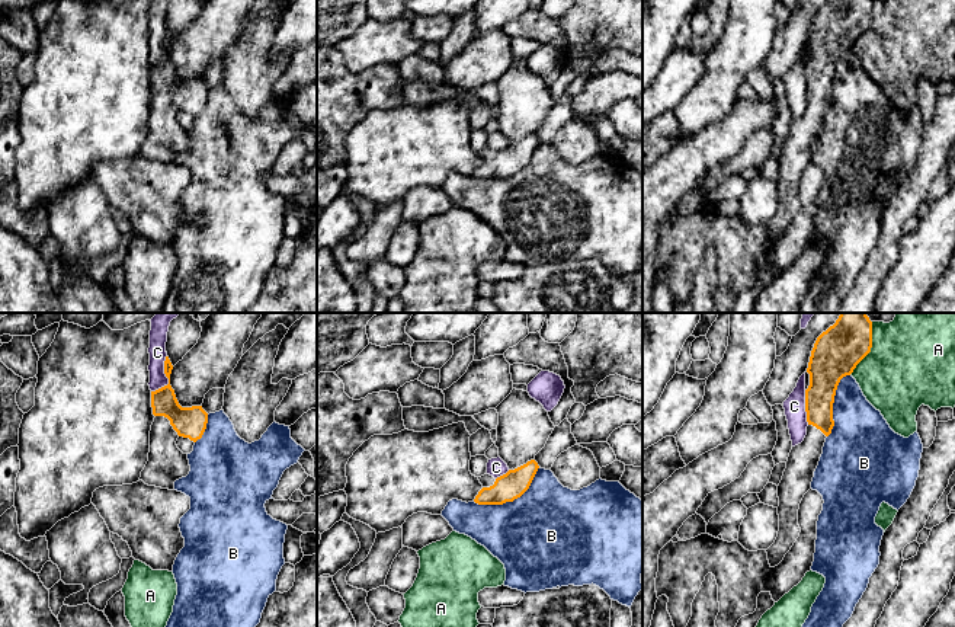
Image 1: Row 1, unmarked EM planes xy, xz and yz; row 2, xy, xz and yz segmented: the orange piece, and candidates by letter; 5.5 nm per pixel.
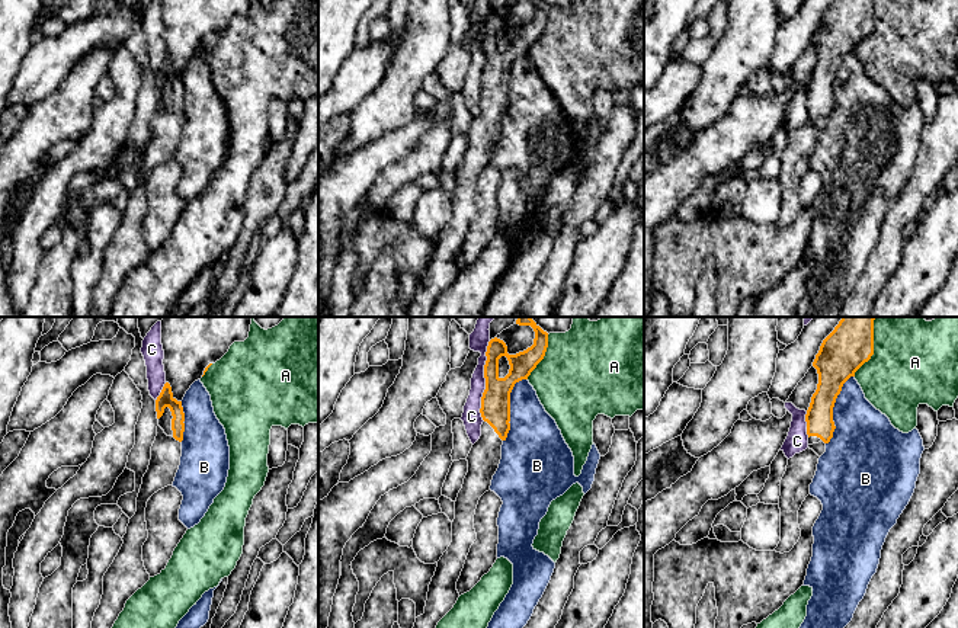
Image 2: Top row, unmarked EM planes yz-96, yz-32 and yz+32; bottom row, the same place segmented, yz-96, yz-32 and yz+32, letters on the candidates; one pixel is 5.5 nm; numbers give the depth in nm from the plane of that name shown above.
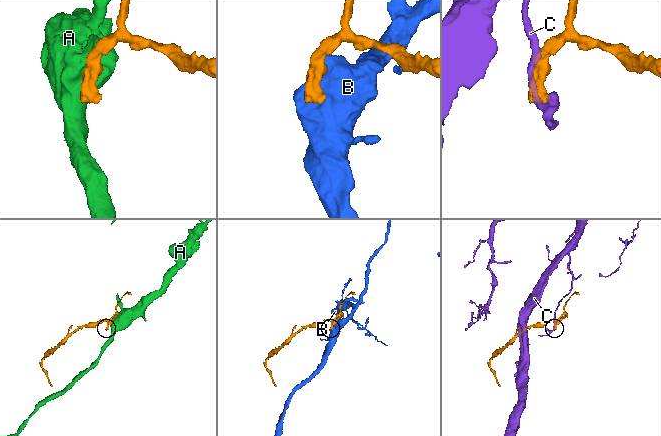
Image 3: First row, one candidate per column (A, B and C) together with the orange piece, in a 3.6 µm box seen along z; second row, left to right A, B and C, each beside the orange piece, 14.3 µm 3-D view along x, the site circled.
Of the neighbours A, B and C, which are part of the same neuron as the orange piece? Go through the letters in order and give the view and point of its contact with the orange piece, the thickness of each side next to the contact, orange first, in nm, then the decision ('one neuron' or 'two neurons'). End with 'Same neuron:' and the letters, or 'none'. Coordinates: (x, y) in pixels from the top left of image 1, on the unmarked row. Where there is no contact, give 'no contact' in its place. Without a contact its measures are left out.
A: contact yz (869, 25); calibres 260 and 440 nm; two neurons
B: contact xz (510, 175); calibres 150 and 480 nm; two neurons
C: contact xy (166, 50); calibres 140 and 100 nm; two neurons
Same neuron: none

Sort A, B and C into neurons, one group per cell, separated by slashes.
A / B / C

